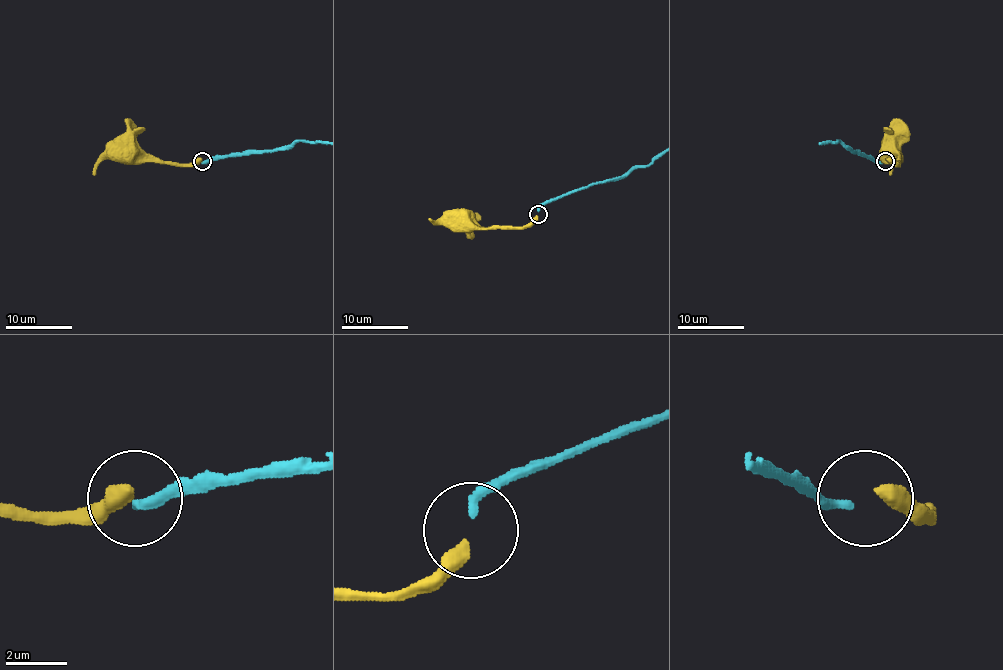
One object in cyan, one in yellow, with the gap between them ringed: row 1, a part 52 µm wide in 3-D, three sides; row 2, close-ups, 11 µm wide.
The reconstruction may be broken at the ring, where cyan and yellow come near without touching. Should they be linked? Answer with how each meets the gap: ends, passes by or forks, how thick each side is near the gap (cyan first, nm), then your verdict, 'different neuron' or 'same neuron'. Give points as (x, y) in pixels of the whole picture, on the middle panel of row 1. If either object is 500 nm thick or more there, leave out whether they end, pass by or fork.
calibres 280 and 500 nm; same neuron

